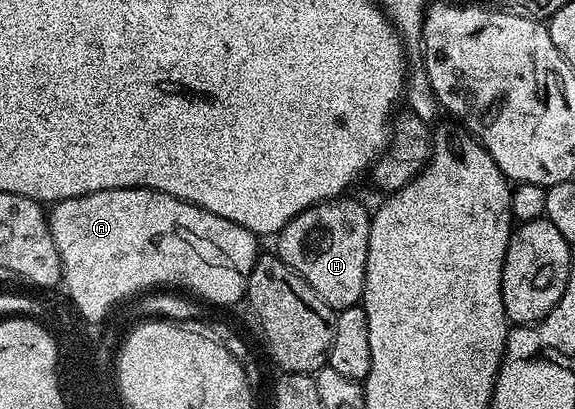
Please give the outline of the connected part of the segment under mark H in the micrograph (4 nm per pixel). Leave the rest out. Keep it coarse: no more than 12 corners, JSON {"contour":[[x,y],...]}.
{"contour":[[370,209],[303,210],[276,255],[335,310],[362,303]]}

